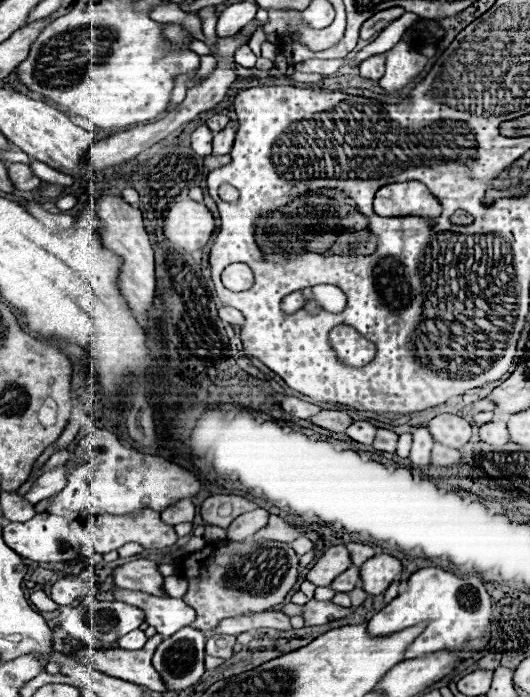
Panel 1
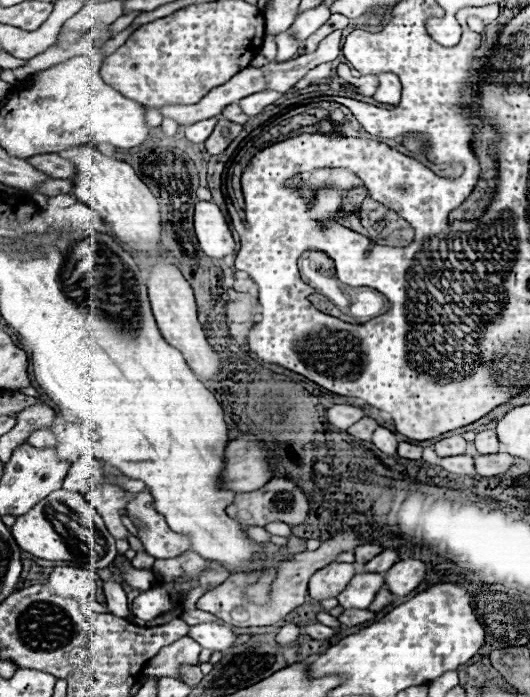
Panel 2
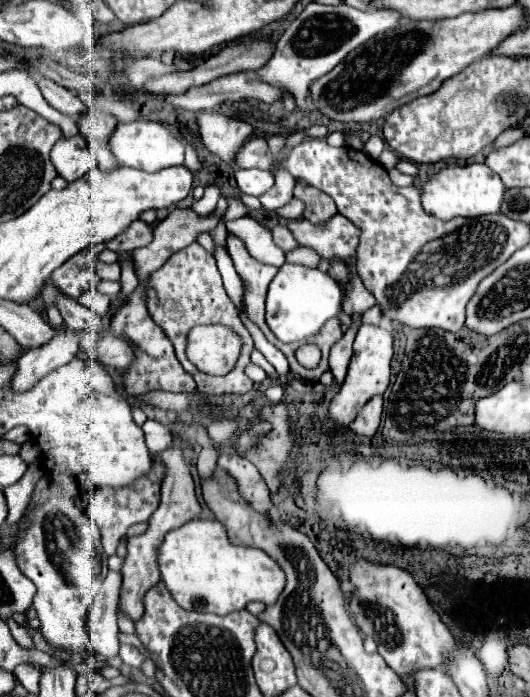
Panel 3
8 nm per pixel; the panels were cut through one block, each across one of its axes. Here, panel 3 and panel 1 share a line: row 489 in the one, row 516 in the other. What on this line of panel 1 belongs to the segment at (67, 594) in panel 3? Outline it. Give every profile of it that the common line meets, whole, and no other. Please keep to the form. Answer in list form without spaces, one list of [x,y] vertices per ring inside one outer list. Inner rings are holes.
[[[36,514],[32,520],[28,522],[10,522],[8,526],[4,526],[4,542],[16,550],[16,554],[20,554],[22,558],[28,558],[32,562],[68,562],[72,558],[78,558],[78,550],[80,550],[80,542],[76,532],[72,530],[70,522],[66,518],[60,516],[52,516],[52,514]]]

